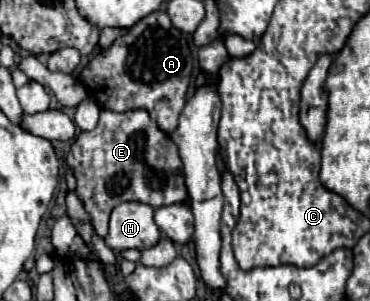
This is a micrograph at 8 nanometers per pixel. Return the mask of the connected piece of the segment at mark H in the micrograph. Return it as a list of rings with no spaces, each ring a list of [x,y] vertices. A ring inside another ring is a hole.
[[[120,203],[110,217],[106,245],[120,249],[146,249],[160,241],[160,229],[154,223],[154,209],[144,203]]]

